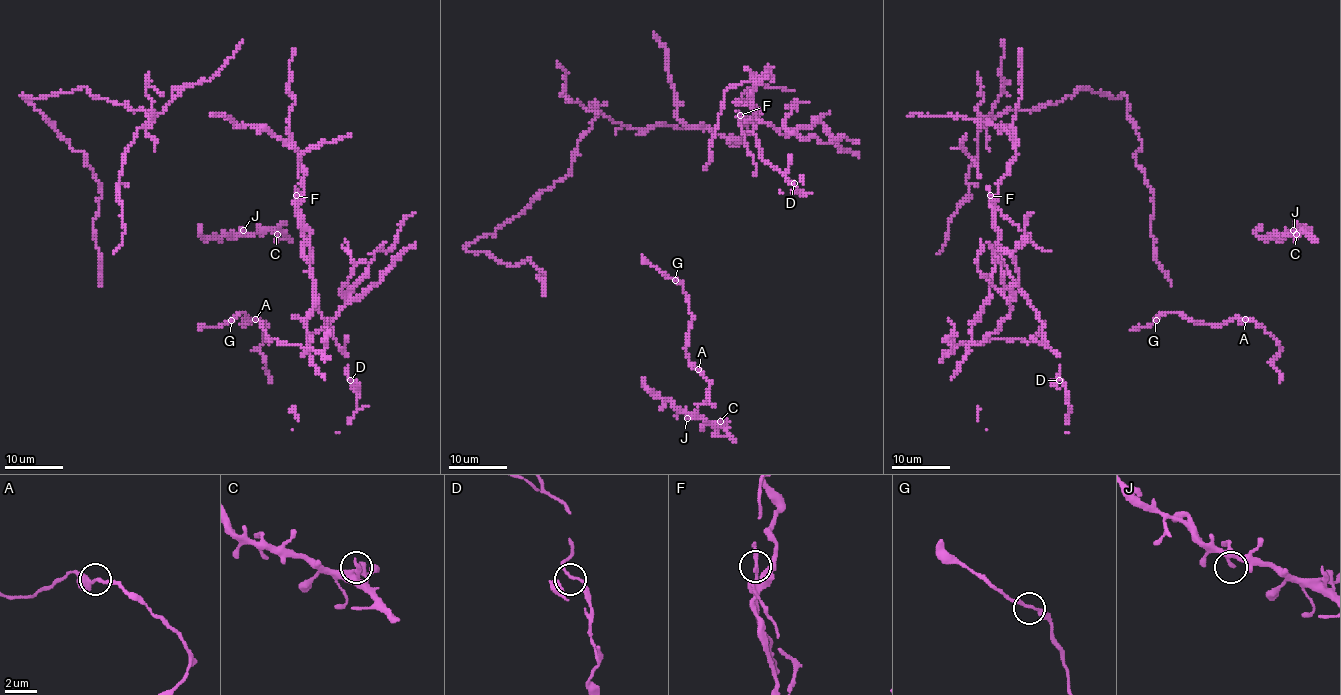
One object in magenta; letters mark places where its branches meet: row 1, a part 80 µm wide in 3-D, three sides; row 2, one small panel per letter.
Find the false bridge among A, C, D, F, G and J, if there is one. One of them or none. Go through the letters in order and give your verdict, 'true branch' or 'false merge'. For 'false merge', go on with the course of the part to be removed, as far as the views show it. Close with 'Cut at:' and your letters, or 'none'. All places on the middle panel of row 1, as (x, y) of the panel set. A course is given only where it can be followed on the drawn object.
A: true branch
C: true branch
D: true branch
F: false merge
G: true branch
J: true branch
Cut at: F

